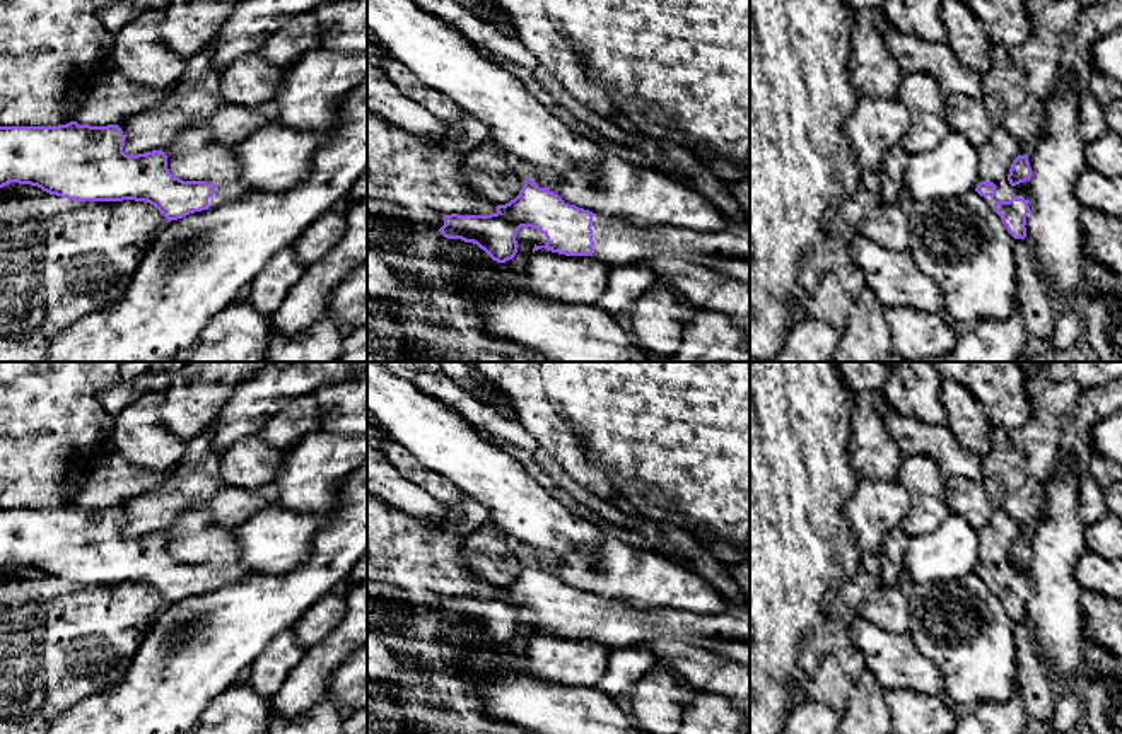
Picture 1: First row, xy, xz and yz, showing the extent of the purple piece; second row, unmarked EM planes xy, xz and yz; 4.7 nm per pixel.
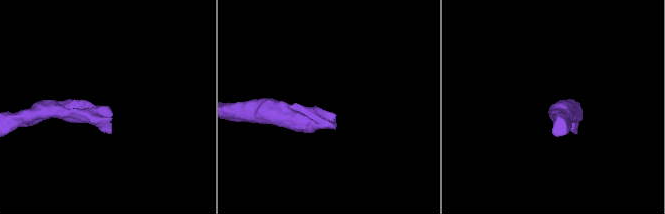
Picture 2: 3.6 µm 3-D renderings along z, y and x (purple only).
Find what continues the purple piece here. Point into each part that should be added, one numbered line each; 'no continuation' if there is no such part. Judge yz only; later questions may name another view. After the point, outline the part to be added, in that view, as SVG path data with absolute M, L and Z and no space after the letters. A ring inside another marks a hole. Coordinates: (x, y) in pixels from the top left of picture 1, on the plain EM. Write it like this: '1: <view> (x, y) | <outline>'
1: yz (1020, 572) | M1030 563L1020 565L1016 568L1011 568L1009 565L1006 568L997 568L994 579L984 580L991 589L994 589L996 584L1006 582L1009 584L1011 579L1014 577L1016 580L1025 580L1028 582L1028 572L1030 572Z

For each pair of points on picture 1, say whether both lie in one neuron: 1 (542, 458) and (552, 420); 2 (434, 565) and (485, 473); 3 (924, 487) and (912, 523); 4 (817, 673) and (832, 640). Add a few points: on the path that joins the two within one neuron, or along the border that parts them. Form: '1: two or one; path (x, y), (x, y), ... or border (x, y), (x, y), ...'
1: two; border (538, 444), (571, 477)
2: two; border (439, 475), (477, 499), (485, 507), (489, 521)
3: one; path (924, 495), (924, 511), (921, 514)
4: one; path (825, 664), (827, 649)

